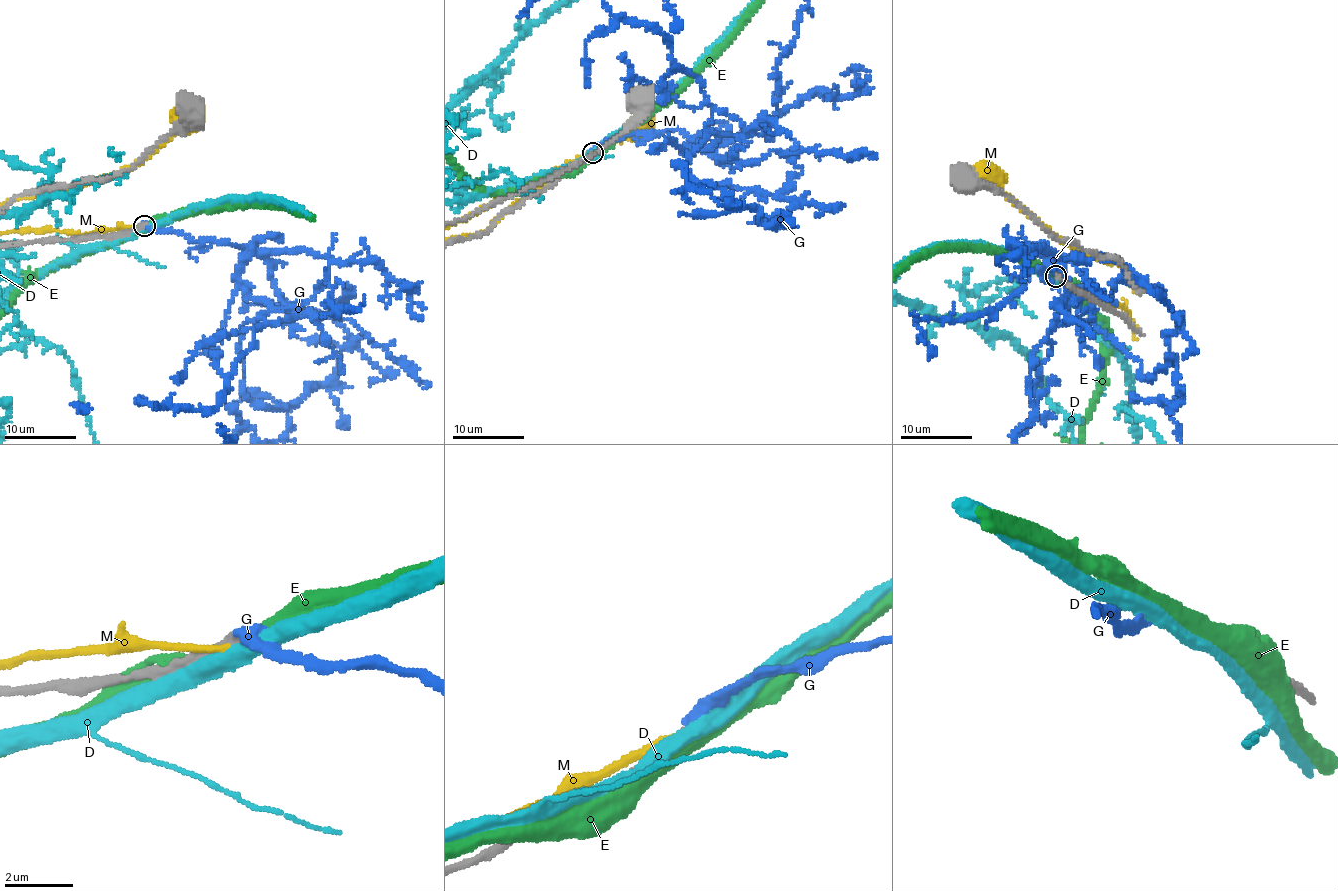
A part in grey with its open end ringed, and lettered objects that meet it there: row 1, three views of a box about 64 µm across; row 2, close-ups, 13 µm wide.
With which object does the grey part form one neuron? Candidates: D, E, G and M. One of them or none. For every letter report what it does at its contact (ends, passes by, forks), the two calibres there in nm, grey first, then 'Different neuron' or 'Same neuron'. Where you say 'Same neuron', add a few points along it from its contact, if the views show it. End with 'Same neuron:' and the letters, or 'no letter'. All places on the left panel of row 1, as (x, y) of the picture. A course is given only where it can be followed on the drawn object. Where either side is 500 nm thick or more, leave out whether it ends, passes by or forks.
D: It passes by. Thickness 240 nm (grey) against 440 nm. Different neuron
E: It passes by. Thickness 400 nm (grey) against 420 nm. Different neuron
G: It ends there. Thickness 340 nm (grey) against 480 nm. Same neuron. Its course: (144, 226), (242, 248), (269, 309), (247, 397), (299, 401), (349, 343), (331, 312), (239, 313)
M: It ends there. Thickness 400 nm (grey) against 240 nm. Different neuron
Same neuron: G

